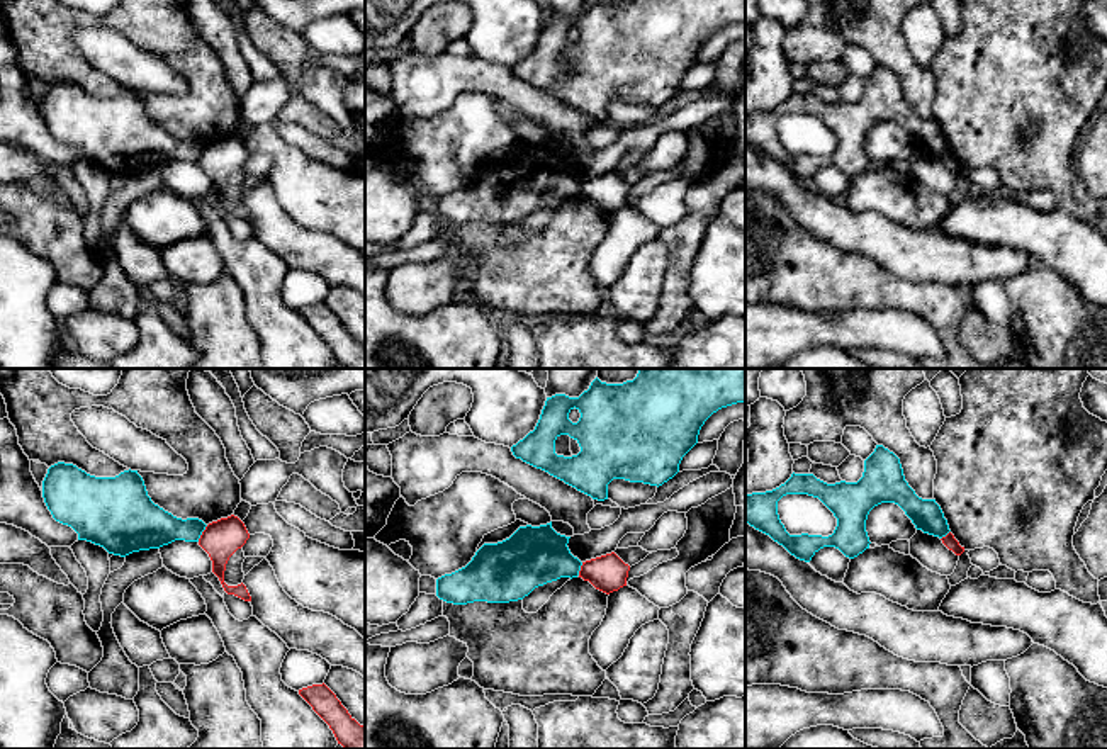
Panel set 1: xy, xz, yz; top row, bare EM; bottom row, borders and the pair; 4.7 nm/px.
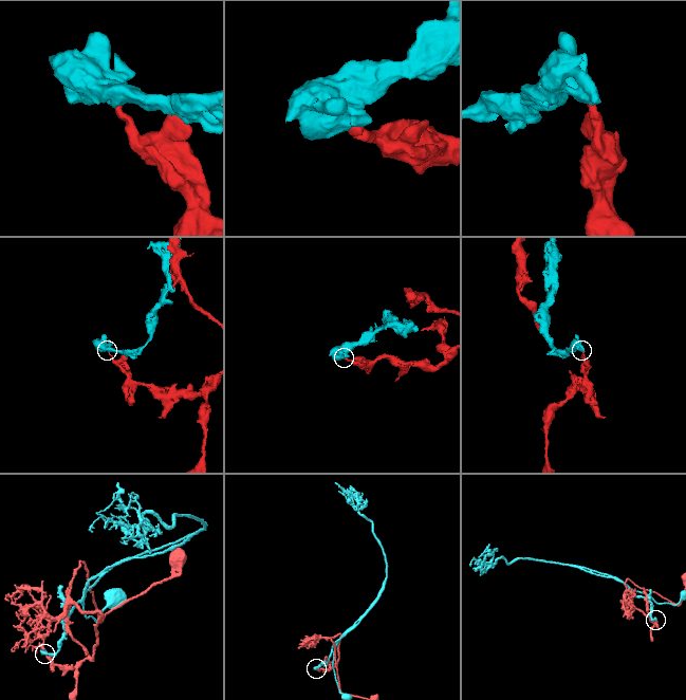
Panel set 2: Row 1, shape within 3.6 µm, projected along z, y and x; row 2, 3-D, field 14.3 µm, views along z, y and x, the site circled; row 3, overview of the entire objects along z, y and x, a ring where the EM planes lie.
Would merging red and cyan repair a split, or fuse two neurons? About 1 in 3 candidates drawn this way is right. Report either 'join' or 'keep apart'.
keep apart

